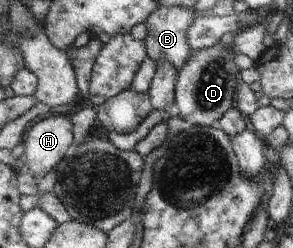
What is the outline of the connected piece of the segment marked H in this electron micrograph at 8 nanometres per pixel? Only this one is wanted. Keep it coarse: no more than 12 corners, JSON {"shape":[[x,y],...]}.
{"shape":[[55,114],[29,126],[23,170],[49,174],[72,150],[73,120]]}

